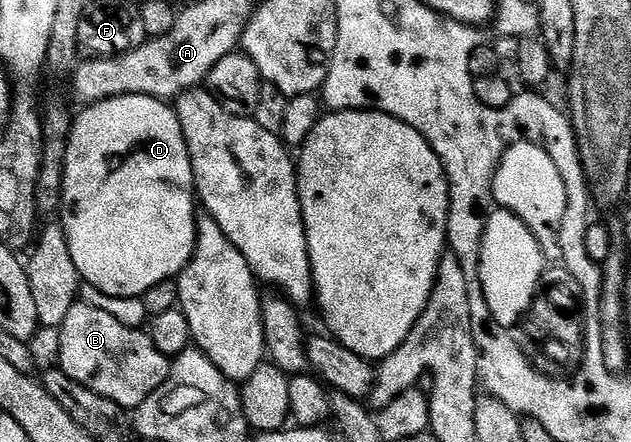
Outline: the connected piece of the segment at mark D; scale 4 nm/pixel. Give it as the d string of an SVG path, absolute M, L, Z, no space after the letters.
M113 96L107 100L97 100L95 104L87 104L81 110L82 113L74 116L70 138L66 141L66 165L64 166L64 186L60 205L60 213L62 212L60 223L66 232L68 250L72 254L72 262L76 262L79 277L89 287L109 296L118 296L121 300L126 300L130 296L141 298L148 290L152 290L152 286L177 278L186 269L186 264L194 253L198 221L196 211L194 212L194 204L196 208L194 171L186 139L180 130L180 122L173 107L167 101L157 100L151 96Z

